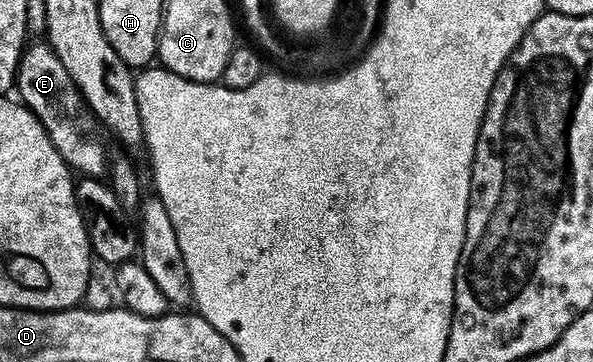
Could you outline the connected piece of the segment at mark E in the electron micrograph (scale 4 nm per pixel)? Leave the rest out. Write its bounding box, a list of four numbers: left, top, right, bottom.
[16,43,108,178]

